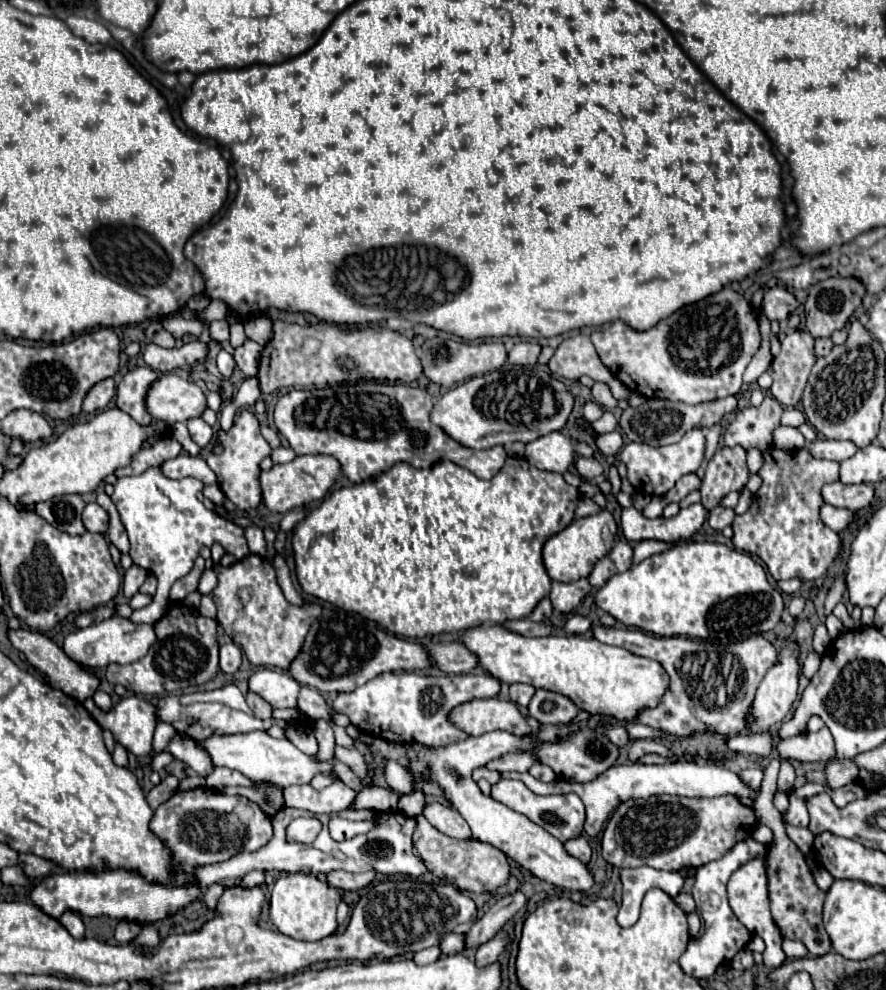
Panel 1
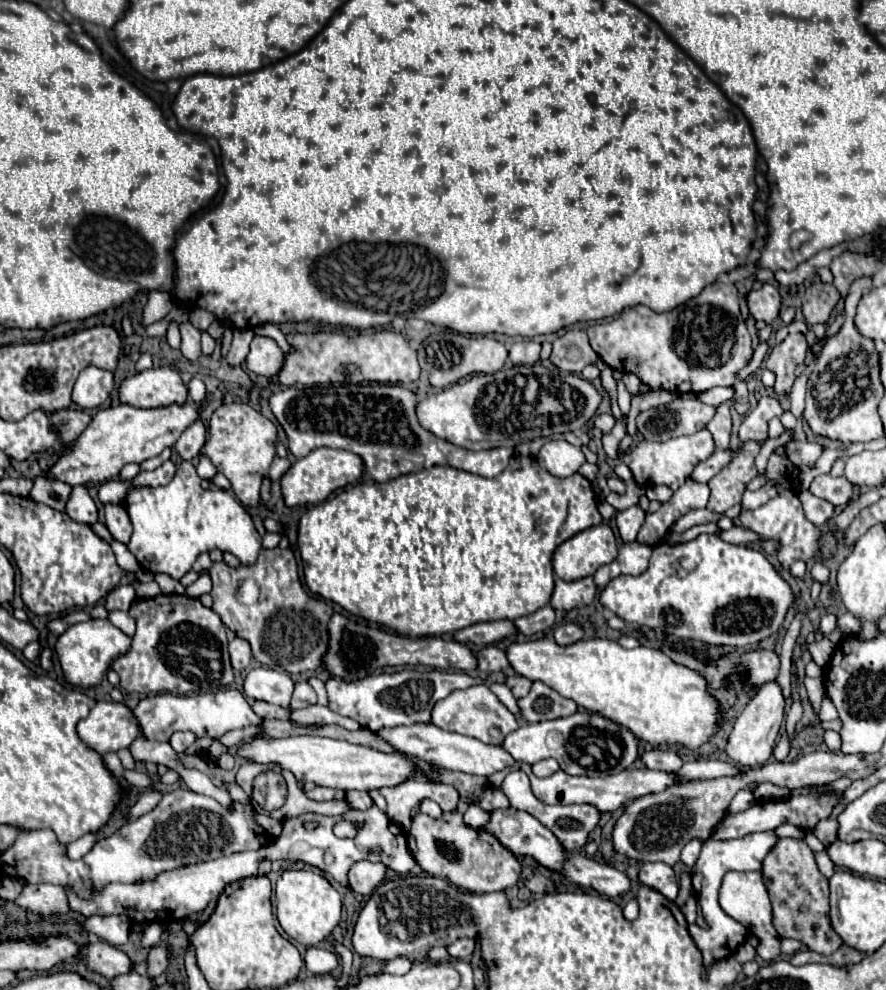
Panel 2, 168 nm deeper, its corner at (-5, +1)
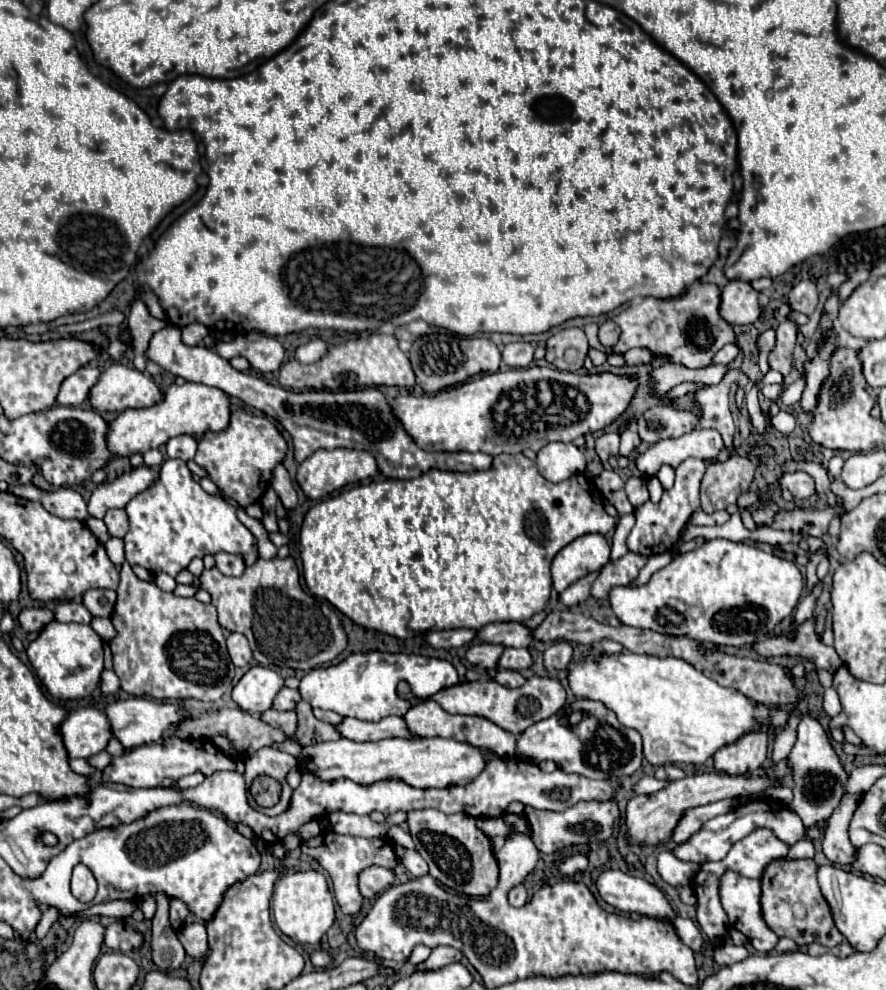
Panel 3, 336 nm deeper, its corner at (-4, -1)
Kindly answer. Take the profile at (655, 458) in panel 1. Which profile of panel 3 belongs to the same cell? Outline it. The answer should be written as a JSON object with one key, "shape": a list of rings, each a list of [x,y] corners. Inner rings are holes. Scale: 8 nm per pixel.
{"shape":[[[692,430],[674,440],[656,442],[644,454],[636,458],[636,466],[646,476],[654,476],[662,464],[678,466],[686,458],[698,458],[704,462],[716,460],[720,450],[724,448],[722,436],[716,430]]]}

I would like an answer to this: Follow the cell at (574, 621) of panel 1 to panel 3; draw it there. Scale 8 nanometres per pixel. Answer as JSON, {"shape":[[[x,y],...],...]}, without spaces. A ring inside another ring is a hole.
{"shape":[[[552,642],[544,652],[544,670],[546,672],[566,670],[570,658],[572,658],[572,646],[568,642]]]}

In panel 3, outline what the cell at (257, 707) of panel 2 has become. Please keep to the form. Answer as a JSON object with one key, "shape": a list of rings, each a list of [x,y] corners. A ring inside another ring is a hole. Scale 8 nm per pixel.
{"shape":[[[266,710],[262,714],[262,720],[268,722],[270,726],[282,730],[288,738],[292,738],[296,734],[296,712],[278,712],[278,710]]]}

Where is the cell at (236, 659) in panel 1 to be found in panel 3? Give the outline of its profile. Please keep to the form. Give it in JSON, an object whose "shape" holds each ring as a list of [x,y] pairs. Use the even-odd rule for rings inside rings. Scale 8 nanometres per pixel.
{"shape":[[[232,632],[228,636],[228,652],[230,652],[230,658],[232,658],[234,666],[248,666],[250,660],[252,660],[252,650],[250,650],[244,634]]]}

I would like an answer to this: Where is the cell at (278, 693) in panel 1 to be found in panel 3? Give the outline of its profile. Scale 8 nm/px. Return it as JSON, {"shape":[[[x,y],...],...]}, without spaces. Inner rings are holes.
{"shape":[[[252,666],[232,690],[232,700],[248,714],[262,714],[270,708],[274,694],[284,686],[280,674],[264,666]]]}

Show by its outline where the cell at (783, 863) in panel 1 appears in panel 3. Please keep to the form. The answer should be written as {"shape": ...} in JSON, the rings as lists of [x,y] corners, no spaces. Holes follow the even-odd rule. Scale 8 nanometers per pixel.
{"shape":[[[774,860],[766,866],[762,874],[762,896],[760,896],[760,906],[762,906],[762,916],[768,928],[776,936],[786,936],[792,938],[798,946],[808,946],[812,942],[820,942],[828,948],[838,946],[844,936],[836,928],[830,906],[824,900],[818,880],[816,880],[816,862],[814,860]]]}

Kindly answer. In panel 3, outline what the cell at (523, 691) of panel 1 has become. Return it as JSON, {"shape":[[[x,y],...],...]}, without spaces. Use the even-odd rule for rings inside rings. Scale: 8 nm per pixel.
{"shape":[[[500,668],[500,670],[496,672],[494,680],[500,682],[502,686],[506,686],[506,688],[518,688],[518,686],[522,686],[522,684],[526,682],[526,678],[524,678],[520,672],[516,672],[516,670],[506,670],[506,668]]]}

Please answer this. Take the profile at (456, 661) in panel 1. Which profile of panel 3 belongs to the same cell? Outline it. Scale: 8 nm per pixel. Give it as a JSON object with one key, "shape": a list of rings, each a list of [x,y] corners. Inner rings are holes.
{"shape":[[[506,648],[498,666],[510,670],[526,670],[532,666],[532,656],[528,648]]]}

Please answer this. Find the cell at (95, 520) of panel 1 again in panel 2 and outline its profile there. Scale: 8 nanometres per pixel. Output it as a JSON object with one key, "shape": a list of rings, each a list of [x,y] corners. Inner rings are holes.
{"shape":[[[73,488],[71,500],[67,502],[67,516],[79,524],[93,526],[97,518],[97,506],[91,500],[87,488]]]}

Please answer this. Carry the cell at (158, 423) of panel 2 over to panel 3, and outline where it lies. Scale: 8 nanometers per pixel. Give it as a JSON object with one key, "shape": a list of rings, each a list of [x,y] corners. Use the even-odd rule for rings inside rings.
{"shape":[[[184,382],[182,386],[170,384],[162,394],[160,404],[142,410],[124,410],[110,422],[108,448],[114,452],[114,456],[130,456],[132,452],[144,454],[148,448],[158,448],[166,444],[170,438],[180,434],[200,436],[208,430],[222,432],[228,428],[228,422],[230,422],[230,400],[226,392],[222,392],[220,388],[196,382]]]}

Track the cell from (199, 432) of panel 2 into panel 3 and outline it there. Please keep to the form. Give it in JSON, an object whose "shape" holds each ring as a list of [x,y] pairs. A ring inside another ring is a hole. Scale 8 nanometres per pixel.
{"shape":[[[176,436],[176,438],[170,438],[166,442],[166,454],[170,458],[180,458],[184,462],[192,460],[194,454],[196,454],[196,440],[194,440],[194,436]]]}

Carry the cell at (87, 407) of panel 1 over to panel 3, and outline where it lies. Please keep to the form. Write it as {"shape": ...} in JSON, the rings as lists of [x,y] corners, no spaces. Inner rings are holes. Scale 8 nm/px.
{"shape":[[[84,366],[76,370],[72,376],[68,376],[58,392],[56,404],[60,406],[84,406],[86,404],[86,394],[90,392],[90,386],[98,380],[100,370],[92,366]]]}

